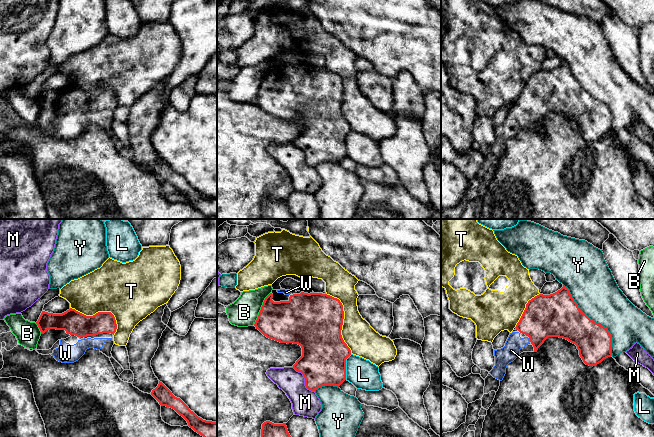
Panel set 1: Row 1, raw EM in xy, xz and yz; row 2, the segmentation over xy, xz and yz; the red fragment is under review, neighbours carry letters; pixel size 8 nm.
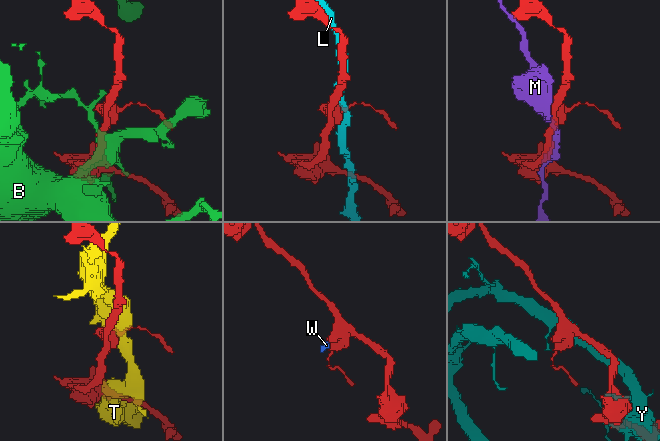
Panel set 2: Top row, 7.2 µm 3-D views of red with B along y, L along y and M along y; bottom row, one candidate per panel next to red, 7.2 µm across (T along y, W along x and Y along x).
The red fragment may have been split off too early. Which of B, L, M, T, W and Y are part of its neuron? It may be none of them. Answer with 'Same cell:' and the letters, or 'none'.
Same cell: W

